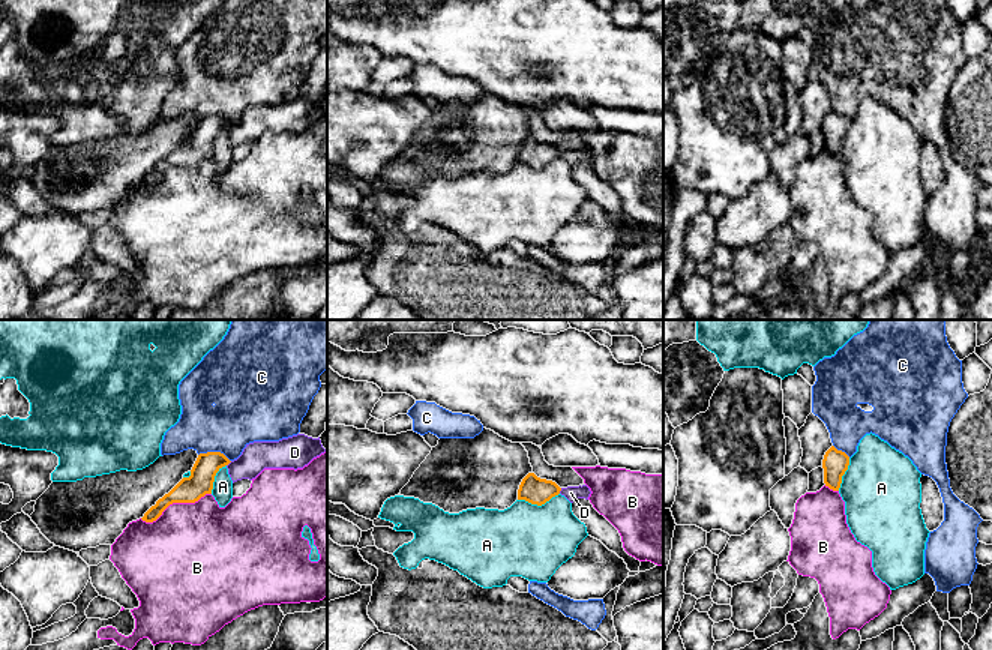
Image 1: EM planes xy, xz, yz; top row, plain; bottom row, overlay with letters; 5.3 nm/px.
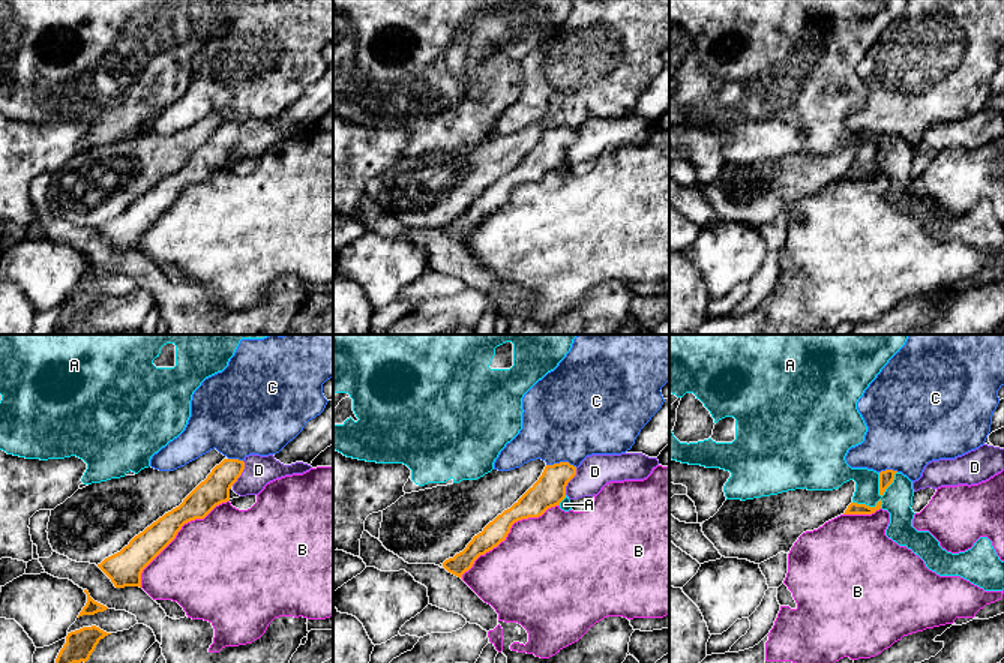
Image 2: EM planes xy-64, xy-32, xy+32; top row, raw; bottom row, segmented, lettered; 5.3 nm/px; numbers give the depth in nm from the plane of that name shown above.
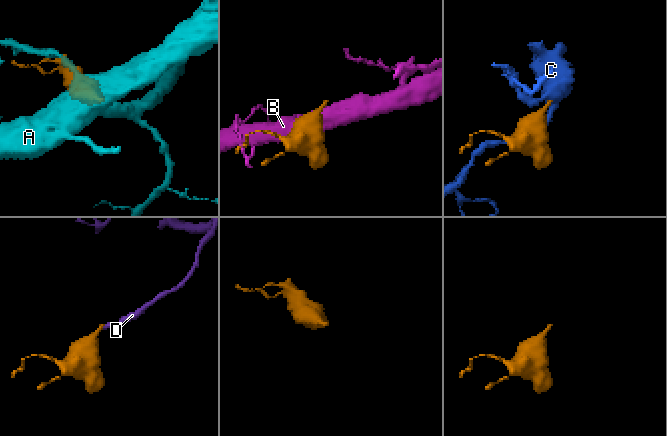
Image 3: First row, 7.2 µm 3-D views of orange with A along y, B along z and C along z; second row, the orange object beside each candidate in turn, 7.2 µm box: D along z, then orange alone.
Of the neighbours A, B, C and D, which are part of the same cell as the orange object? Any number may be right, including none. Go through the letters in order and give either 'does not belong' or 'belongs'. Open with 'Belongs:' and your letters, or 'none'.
Belongs: D
A: does not belong
B: does not belong
C: does not belong
D: belongs

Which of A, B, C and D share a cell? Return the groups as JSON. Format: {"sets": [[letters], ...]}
{"sets": [["A"], ["B"], ["C"], ["D"]]}

